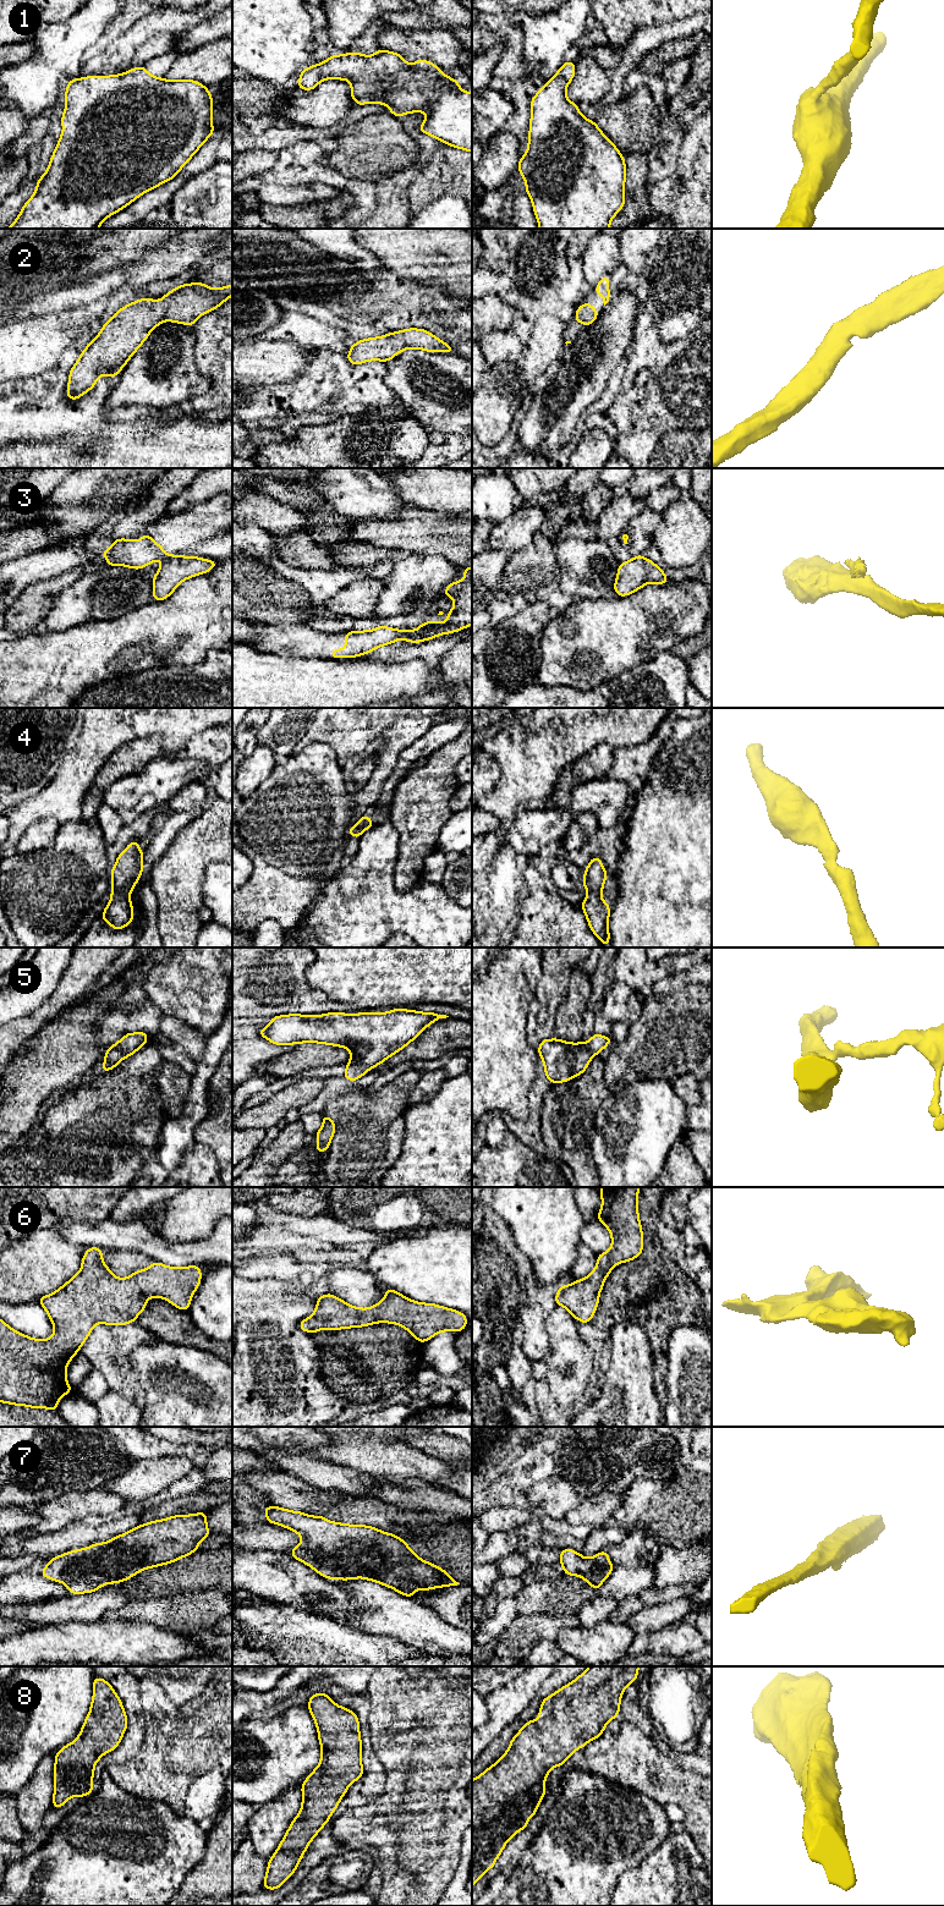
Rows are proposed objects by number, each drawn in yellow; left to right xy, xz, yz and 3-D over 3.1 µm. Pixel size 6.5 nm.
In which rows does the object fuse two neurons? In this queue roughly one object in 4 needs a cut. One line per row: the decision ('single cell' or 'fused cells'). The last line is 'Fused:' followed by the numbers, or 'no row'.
1: single cell
2: single cell
3: fused cells
4: single cell
5: single cell
6: single cell
7: single cell
8: single cell
Fused: 3

